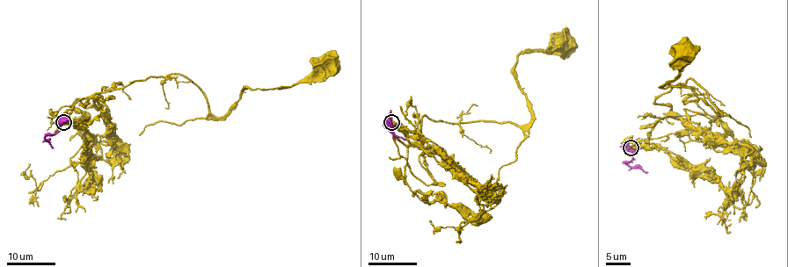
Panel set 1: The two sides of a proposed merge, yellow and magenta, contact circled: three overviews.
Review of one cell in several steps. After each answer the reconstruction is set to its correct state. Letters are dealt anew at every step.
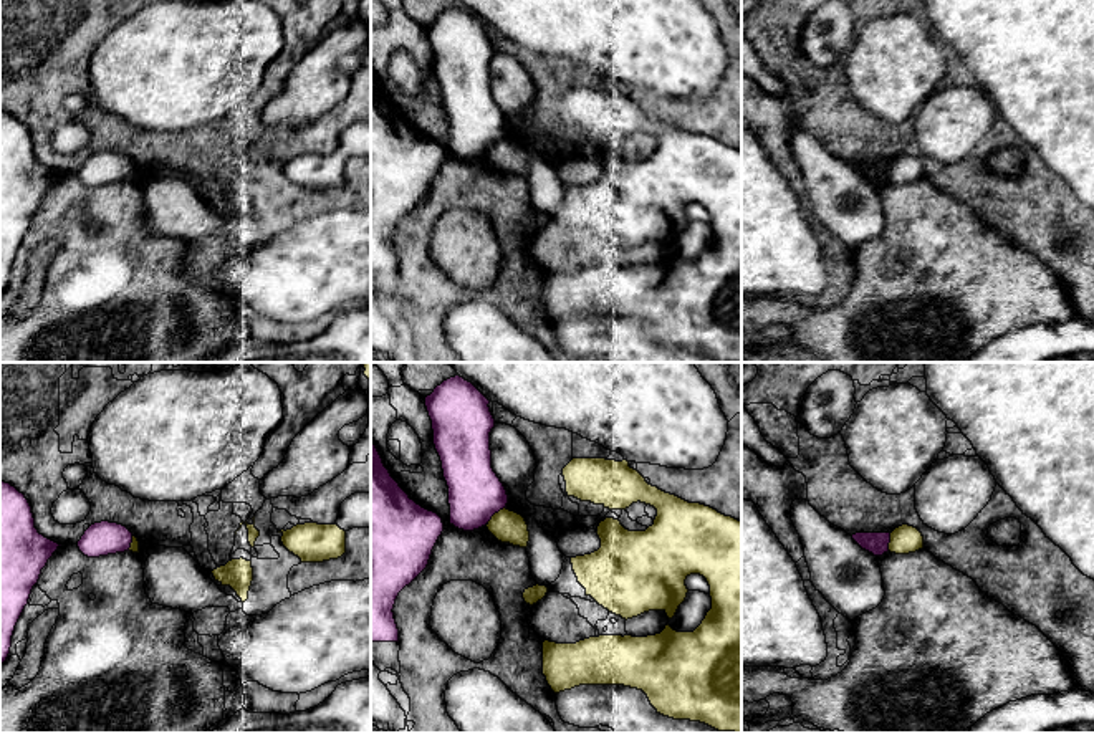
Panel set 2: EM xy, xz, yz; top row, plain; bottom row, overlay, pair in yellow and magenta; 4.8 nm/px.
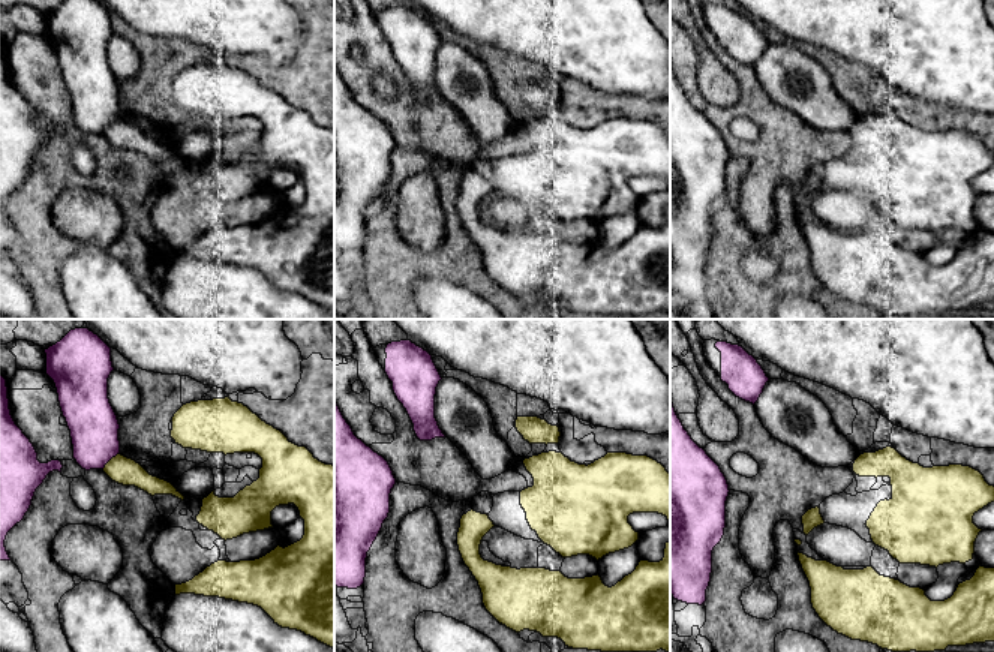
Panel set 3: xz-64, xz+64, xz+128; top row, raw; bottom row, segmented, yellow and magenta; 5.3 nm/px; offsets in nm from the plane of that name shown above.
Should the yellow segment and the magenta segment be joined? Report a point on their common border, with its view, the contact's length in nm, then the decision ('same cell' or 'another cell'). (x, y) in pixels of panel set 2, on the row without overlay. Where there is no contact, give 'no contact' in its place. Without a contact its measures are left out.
xz (495, 143) | 120 nm | same cell

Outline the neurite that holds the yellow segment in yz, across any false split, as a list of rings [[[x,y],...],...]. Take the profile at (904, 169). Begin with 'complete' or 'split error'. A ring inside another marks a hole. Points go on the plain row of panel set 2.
split error; [[[909,154],[895,157],[892,162],[856,162],[852,169],[874,185],[882,185],[887,180],[909,184],[924,177],[922,162]]]

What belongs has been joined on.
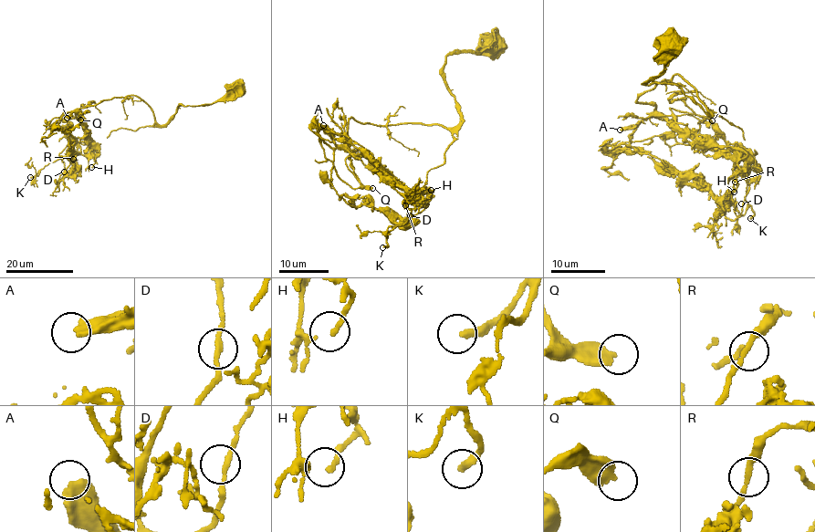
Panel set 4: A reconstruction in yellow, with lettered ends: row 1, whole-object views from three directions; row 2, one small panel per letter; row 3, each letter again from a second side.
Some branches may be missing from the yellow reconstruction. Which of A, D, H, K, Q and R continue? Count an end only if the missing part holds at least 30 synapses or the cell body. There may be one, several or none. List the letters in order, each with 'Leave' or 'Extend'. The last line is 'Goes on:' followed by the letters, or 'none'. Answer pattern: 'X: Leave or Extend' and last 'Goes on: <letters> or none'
A: Leave
D: Extend
H: Leave
K: Leave
Q: Leave
R: Leave
Goes on: D

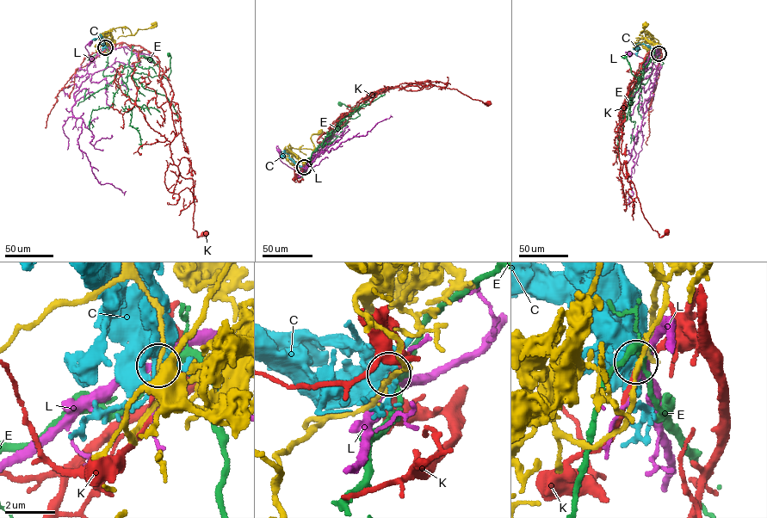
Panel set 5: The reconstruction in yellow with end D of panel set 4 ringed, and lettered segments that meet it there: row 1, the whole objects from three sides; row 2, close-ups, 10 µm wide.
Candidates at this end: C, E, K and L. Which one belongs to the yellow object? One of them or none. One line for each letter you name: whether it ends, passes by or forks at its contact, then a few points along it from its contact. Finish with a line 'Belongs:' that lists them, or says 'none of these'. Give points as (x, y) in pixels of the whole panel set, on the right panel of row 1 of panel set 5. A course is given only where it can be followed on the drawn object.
C: it passes by | via (658, 53), (642, 44), (635, 46), (637, 56)
Belongs: C

